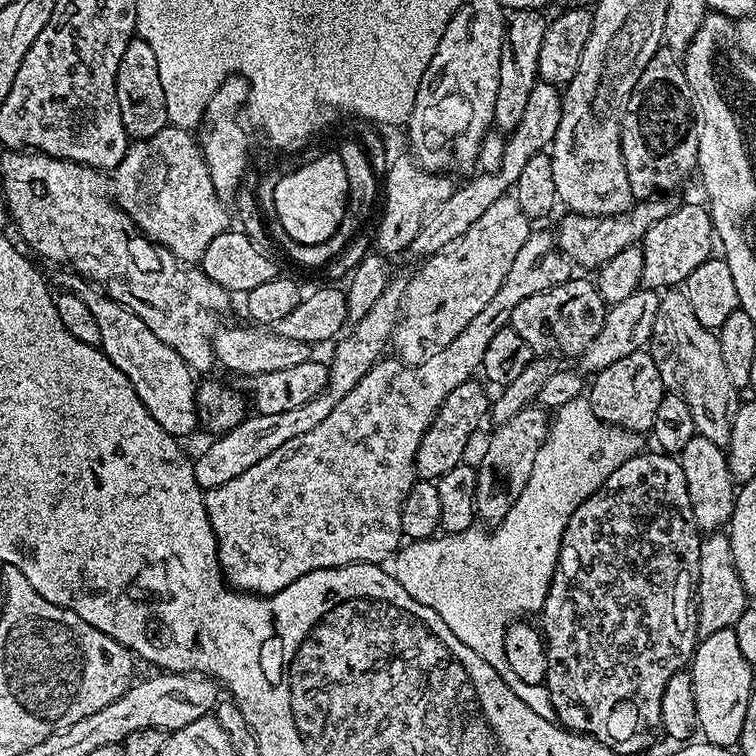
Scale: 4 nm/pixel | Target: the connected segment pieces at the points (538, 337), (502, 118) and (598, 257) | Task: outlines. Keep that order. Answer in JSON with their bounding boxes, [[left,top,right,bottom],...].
[[510,278,605,358],[493,8,548,134],[555,199,670,270]]

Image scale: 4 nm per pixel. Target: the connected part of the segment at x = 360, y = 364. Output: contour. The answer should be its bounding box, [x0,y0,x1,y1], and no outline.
[192,278,405,490]

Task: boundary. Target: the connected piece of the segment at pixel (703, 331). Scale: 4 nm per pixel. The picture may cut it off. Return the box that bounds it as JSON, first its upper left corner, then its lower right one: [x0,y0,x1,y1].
[650,290,738,445]

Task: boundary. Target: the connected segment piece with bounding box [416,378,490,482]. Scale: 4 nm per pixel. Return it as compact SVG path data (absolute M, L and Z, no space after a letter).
M473 378L462 382L446 398L444 405L436 412L432 419L432 425L428 427L428 433L422 438L416 455L416 475L421 480L437 481L446 475L454 466L462 463L466 442L470 434L474 434L481 427L480 419L487 417L490 412L489 389L479 379Z

